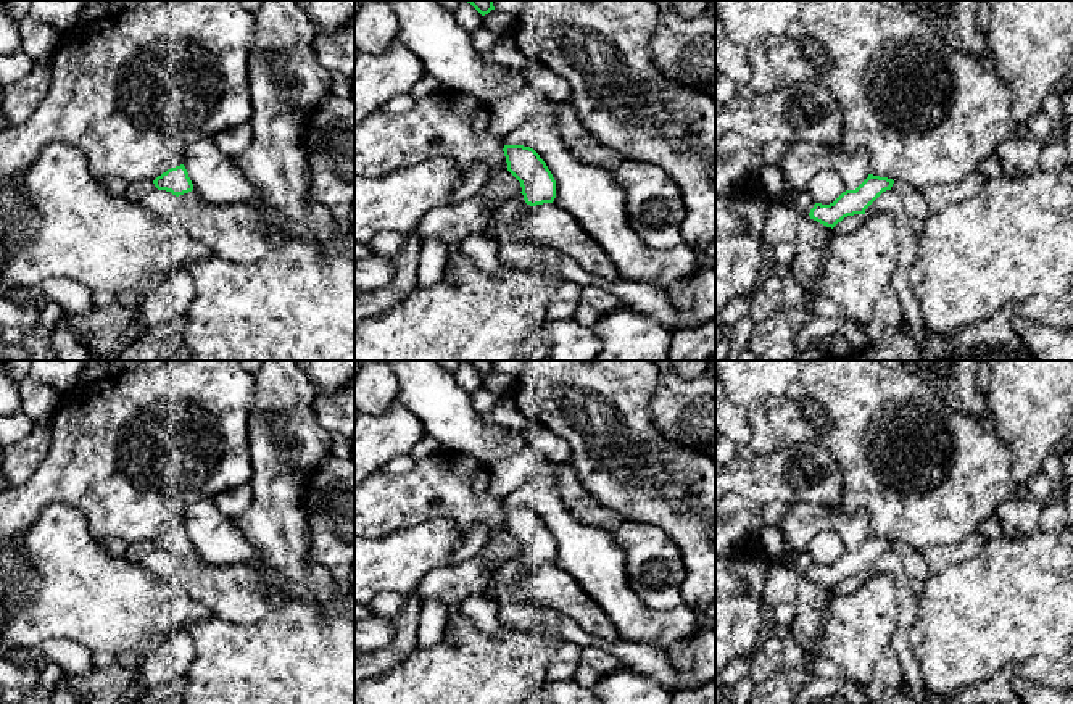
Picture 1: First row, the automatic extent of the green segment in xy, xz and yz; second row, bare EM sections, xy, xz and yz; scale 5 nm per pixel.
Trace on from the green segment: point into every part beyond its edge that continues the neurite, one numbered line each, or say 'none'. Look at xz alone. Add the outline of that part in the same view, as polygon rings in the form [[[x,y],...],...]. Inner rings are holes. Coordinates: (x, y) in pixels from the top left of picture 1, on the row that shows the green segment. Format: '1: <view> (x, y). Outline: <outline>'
none

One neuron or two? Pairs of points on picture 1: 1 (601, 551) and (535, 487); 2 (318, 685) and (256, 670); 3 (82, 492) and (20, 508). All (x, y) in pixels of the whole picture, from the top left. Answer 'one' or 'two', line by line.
1: one
2: one
3: one

